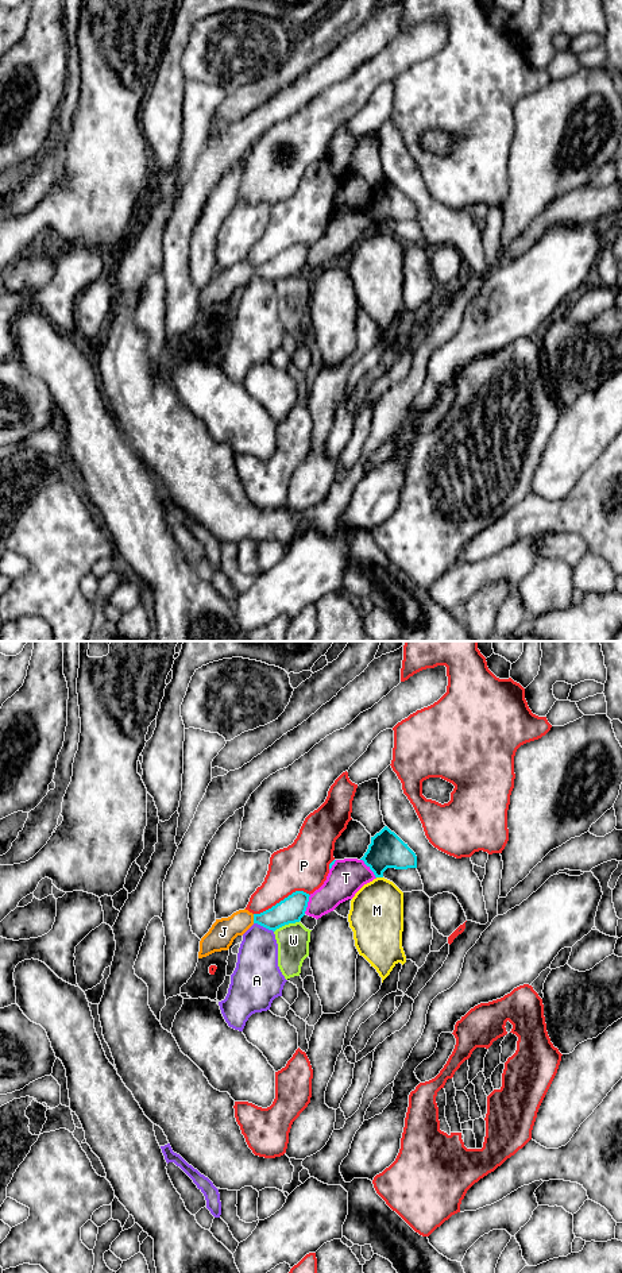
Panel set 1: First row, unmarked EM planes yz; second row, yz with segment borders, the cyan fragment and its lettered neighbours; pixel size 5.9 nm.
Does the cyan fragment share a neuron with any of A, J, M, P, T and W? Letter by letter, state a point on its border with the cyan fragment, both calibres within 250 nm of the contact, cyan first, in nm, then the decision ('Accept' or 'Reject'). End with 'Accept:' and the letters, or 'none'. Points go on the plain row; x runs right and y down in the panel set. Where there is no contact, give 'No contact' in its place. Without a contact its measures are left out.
A: Touches cyan at yz (263, 278). Thickness 160 nm (cyan) against 240 nm. Reject
J: Touches cyan at yz (254, 270). Thickness 160 nm (cyan) against 160 nm. Accept
M: Touches cyan at yz (379, 228). Thickness 200 nm (cyan) against 320 nm. Reject
P: Touches cyan at yz (281, 253). Thickness 160 nm (cyan) against 300 nm. Reject
T: Touches cyan at yz (370, 220). Thickness 200 nm (cyan) against 220 nm. Reject
W: Touches cyan at yz (286, 276). Thickness 160 nm (cyan) against 190 nm. Reject
Accept: J

